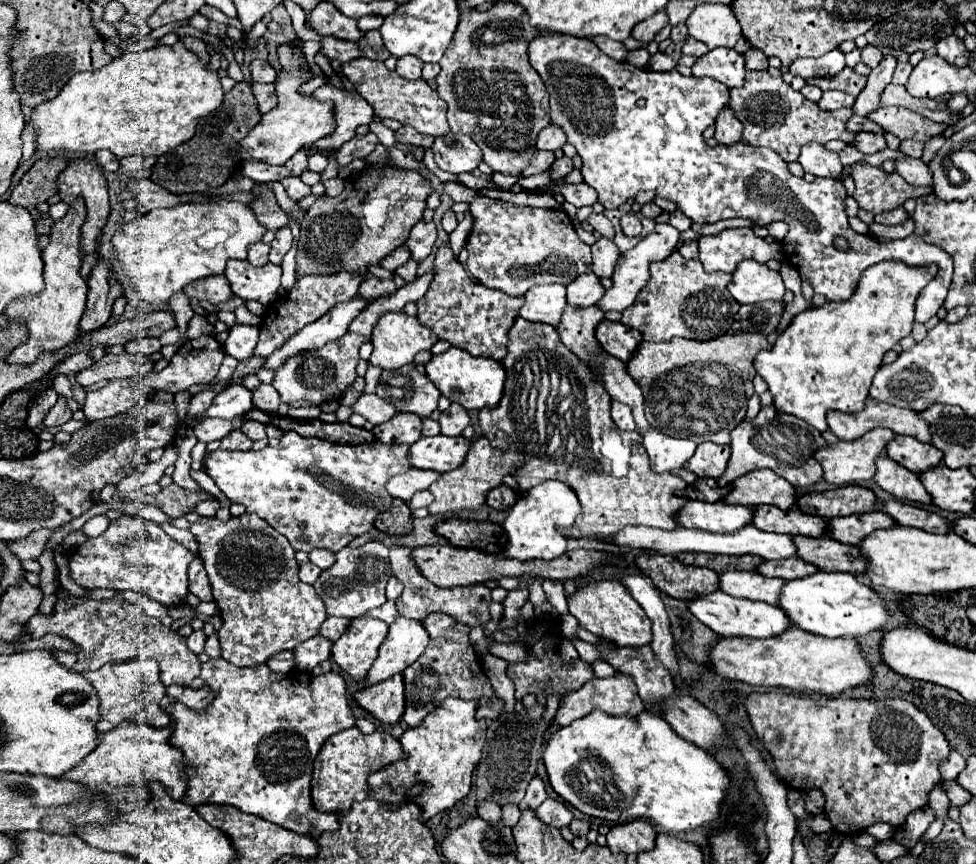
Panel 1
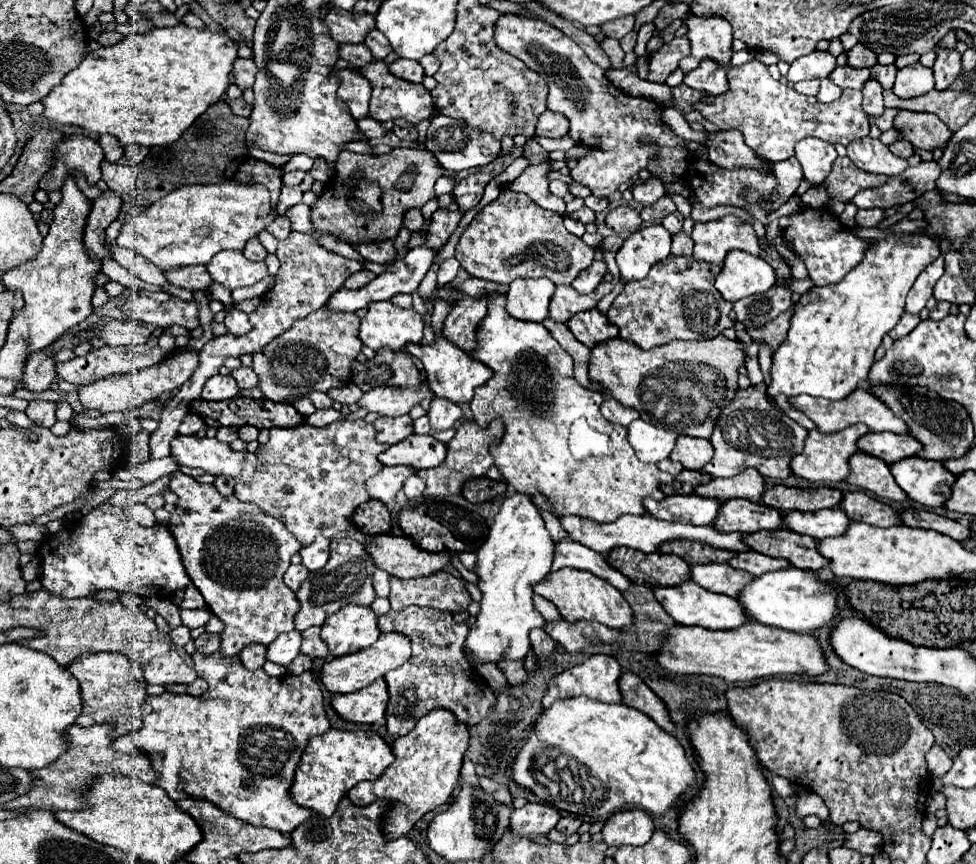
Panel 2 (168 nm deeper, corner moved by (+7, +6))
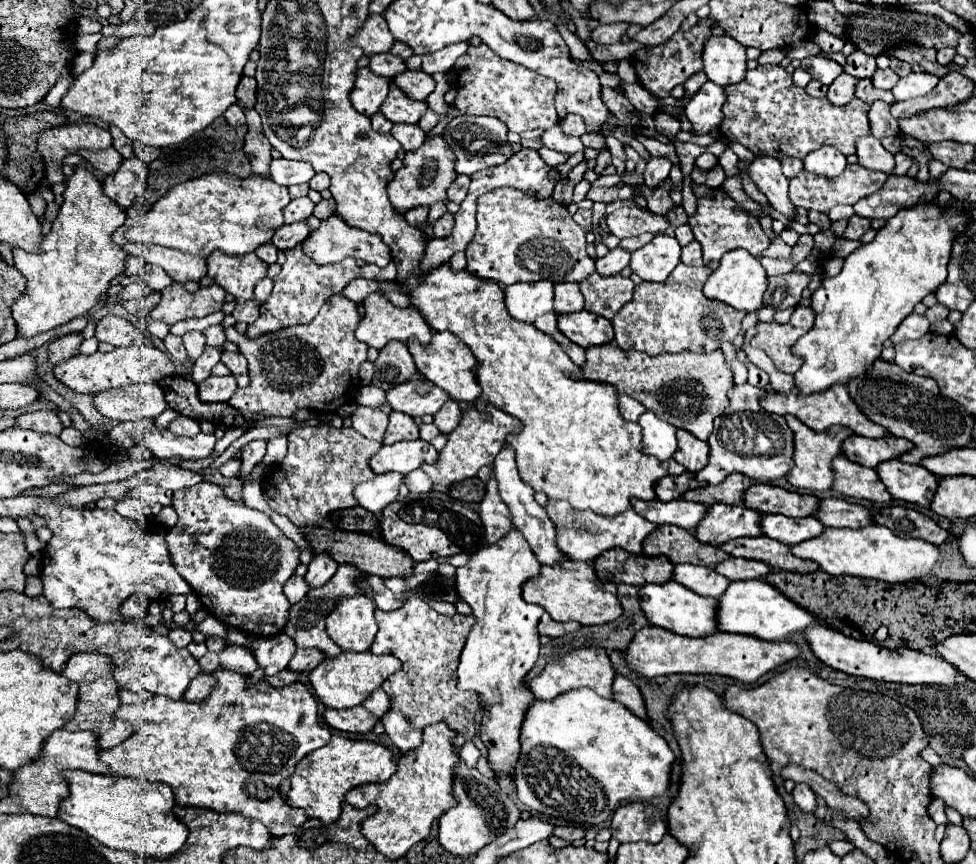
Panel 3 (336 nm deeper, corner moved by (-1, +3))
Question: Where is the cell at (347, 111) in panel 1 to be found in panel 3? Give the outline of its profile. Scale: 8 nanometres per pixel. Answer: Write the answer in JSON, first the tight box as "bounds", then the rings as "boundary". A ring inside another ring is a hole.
{"bounds":[352,68,390,116],"boundary":[[[360,68],[356,76],[356,86],[352,90],[352,106],[362,114],[372,116],[386,100],[388,90],[390,78],[376,76],[370,68]]]}

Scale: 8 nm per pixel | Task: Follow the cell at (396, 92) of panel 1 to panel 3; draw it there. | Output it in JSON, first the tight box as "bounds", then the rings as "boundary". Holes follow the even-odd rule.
{"bounds":[380,84,426,124],"boundary":[[[392,84],[392,90],[380,110],[392,124],[416,124],[420,116],[426,112],[426,102],[416,102],[406,98],[398,86]]]}

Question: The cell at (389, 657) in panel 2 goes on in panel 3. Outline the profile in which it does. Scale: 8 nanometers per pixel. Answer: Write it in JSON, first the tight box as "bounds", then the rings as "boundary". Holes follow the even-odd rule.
{"bounds":[308,652,402,708],"boundary":[[[342,652],[336,658],[326,658],[316,670],[310,672],[308,684],[314,692],[314,696],[326,706],[326,708],[352,708],[358,706],[362,700],[366,700],[376,688],[382,686],[382,682],[402,668],[400,660],[392,654],[374,656],[372,652]]]}

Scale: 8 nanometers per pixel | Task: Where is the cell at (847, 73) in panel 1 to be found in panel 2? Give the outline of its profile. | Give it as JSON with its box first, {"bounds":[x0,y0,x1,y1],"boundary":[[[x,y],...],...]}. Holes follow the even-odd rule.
{"bounds":[828,67,870,89],"boundary":[[[836,67],[828,79],[834,81],[842,89],[862,89],[864,81],[870,77],[870,69],[852,69],[852,67]]]}

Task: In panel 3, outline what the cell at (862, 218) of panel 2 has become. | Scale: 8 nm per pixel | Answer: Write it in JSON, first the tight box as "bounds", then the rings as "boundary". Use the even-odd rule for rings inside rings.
{"bounds":[842,216,870,240],"boundary":[[[852,216],[852,218],[848,220],[848,226],[846,226],[842,238],[846,238],[846,240],[858,240],[868,228],[870,228],[870,222],[868,222],[866,218]]]}

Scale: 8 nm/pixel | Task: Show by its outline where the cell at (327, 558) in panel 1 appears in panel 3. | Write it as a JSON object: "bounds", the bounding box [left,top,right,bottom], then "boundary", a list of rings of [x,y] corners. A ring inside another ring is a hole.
{"bounds":[304,554,338,588],"boundary":[[[328,554],[314,556],[312,562],[308,564],[308,572],[306,572],[304,580],[306,580],[306,584],[310,584],[310,588],[320,588],[332,578],[332,574],[336,574],[336,568],[338,568],[338,564]]]}

